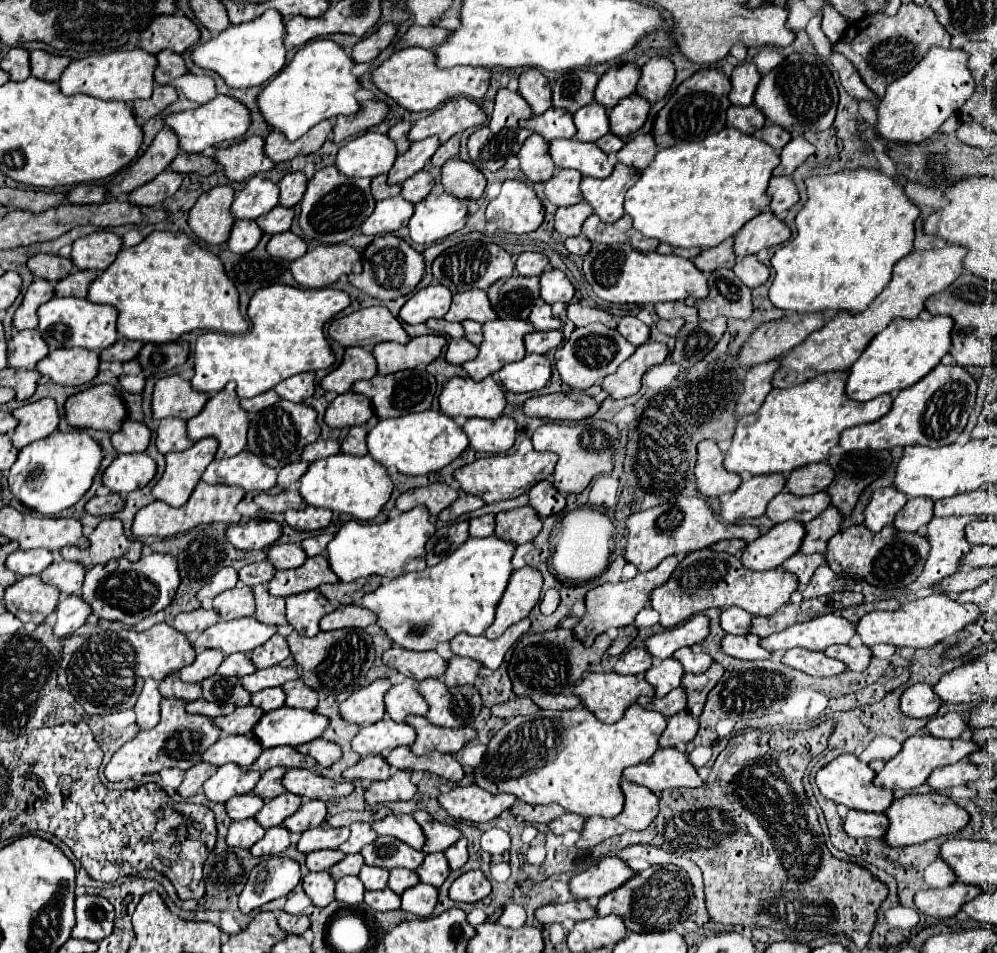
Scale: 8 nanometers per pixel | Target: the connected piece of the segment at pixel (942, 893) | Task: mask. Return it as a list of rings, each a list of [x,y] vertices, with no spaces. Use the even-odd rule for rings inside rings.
[[[951,884],[941,890],[919,890],[915,894],[915,906],[925,914],[925,916],[935,916],[935,918],[949,918],[955,916],[961,908],[961,904],[977,898],[981,894],[979,886],[969,886],[969,884]]]

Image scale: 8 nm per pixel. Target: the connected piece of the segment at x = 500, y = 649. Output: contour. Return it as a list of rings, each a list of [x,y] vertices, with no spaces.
[[[525,618],[513,626],[509,626],[503,636],[497,640],[489,640],[483,634],[481,636],[471,636],[471,634],[457,634],[451,640],[451,650],[455,656],[467,656],[473,660],[479,660],[483,666],[497,670],[503,662],[503,656],[507,650],[529,630],[531,618]]]

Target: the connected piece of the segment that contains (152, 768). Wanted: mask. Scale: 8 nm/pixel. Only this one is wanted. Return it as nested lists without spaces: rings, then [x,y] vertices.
[[[163,698],[161,700],[161,720],[155,728],[137,734],[133,740],[123,744],[105,766],[105,776],[109,782],[121,782],[135,778],[137,774],[157,774],[163,768],[181,768],[189,770],[201,762],[203,752],[219,740],[221,730],[213,724],[211,718],[201,714],[189,714],[185,710],[185,700]]]

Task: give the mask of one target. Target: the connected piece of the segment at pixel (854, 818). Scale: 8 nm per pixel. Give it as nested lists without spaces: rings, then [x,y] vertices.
[[[849,810],[843,820],[843,830],[847,836],[853,838],[881,838],[887,830],[887,818],[883,814],[873,812],[861,812],[861,810]]]

